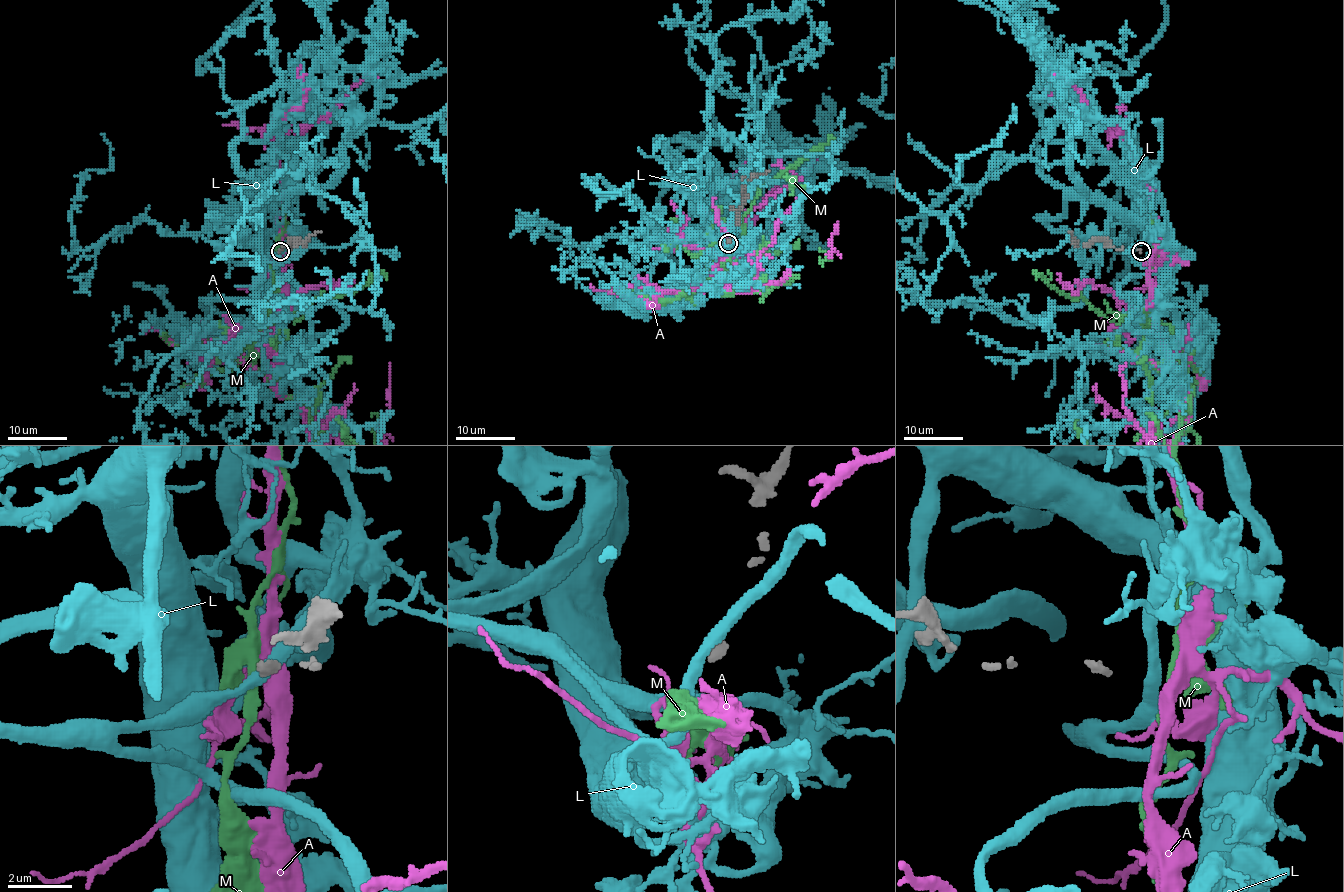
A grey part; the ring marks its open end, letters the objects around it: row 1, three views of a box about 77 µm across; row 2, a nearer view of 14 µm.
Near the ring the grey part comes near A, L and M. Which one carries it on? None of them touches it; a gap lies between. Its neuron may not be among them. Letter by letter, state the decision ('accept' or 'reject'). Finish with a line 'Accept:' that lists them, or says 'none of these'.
A: reject
L: reject
M: reject
Accept: none of these

